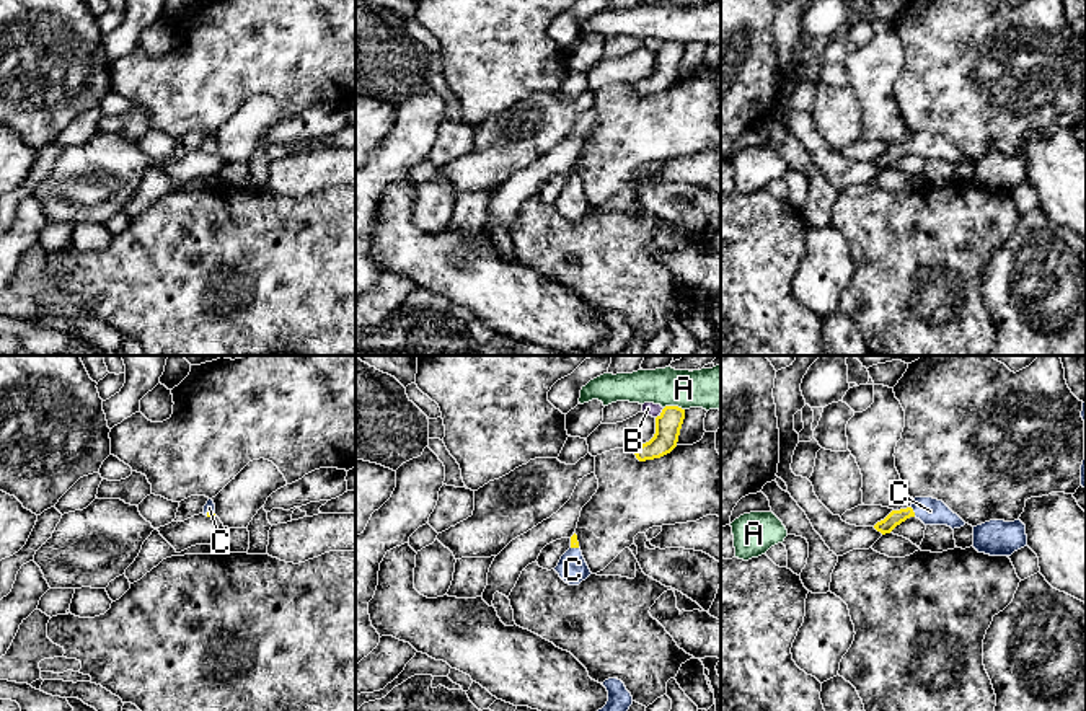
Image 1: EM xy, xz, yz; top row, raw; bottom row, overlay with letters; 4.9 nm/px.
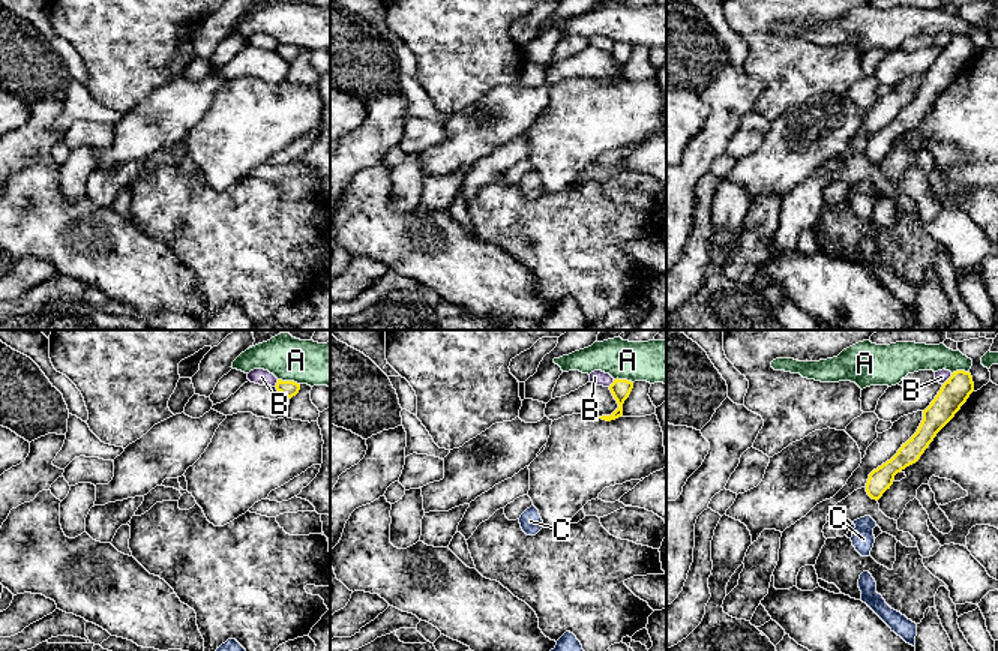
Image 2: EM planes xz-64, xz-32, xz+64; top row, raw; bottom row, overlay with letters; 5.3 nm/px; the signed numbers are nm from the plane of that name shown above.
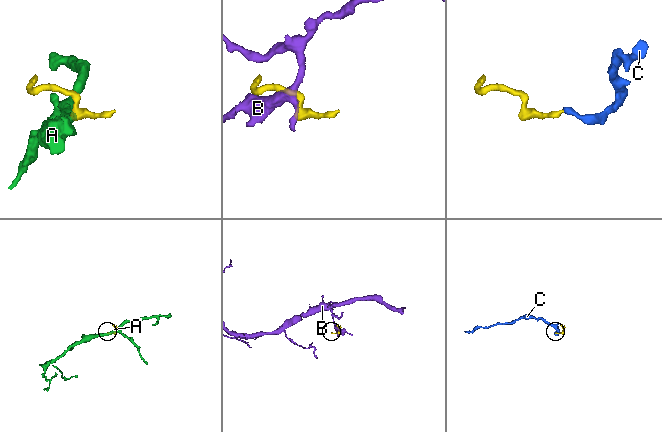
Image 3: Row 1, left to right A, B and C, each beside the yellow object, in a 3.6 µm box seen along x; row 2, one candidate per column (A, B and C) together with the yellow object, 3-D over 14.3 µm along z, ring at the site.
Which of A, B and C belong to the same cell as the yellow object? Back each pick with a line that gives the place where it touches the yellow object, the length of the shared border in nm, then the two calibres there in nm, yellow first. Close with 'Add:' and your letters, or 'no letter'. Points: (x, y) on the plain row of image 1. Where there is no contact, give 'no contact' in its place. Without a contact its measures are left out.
C: yz (912, 145) | 60 nm | 80/130 nm
Add: C

